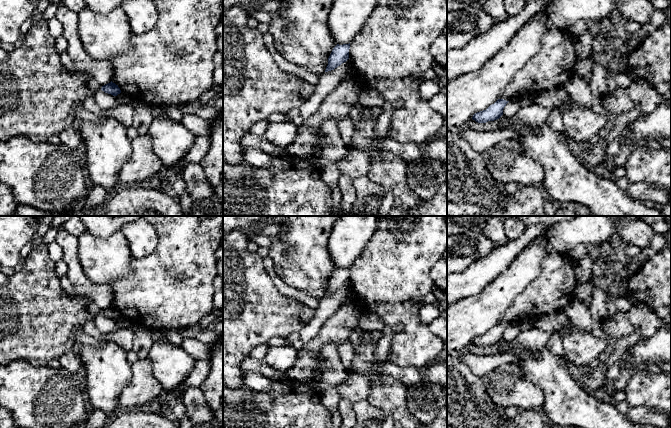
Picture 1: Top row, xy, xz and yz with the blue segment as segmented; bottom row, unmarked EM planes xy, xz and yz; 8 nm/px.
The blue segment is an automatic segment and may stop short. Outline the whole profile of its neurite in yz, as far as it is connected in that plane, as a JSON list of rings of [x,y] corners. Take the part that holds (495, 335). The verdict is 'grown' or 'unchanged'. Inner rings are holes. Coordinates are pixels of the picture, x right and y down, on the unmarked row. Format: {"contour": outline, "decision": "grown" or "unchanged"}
{"contour": [[[498,323],[494,328],[490,329],[486,334],[477,336],[472,343],[478,347],[486,347],[499,343],[503,339],[503,333],[509,325]]], "decision": "unchanged"}

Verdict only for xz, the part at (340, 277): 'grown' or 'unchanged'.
unchanged

